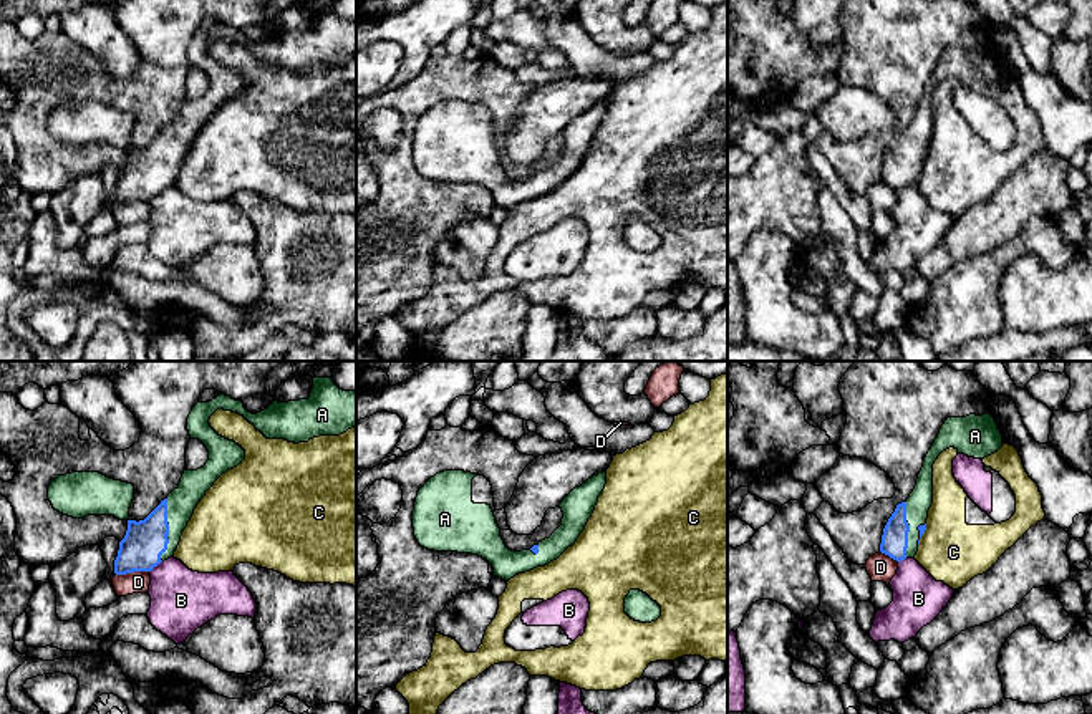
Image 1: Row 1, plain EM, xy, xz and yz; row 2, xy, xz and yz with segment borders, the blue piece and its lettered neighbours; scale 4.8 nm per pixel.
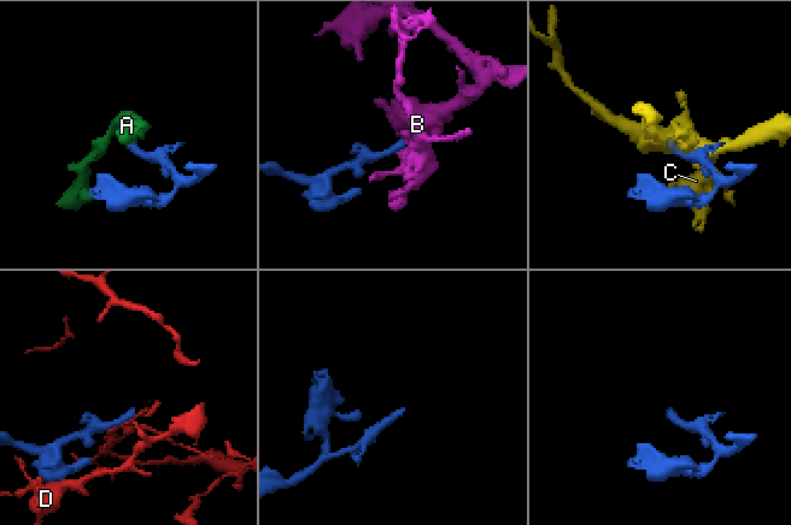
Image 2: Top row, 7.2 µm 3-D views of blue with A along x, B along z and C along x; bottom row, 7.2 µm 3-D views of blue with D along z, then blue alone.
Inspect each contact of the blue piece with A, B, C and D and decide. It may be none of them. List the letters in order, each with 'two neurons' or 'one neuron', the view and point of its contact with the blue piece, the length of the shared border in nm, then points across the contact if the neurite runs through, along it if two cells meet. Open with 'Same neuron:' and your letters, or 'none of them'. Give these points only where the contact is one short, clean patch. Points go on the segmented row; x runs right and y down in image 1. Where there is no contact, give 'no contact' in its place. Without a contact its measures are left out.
Same neuron: A
A: one neuron; meets blue in xy at (168, 530); contact 300 nm long
B: two neurons; meets blue in xy at (154, 565); contact 90 nm long
C: two neurons; meets blue in yz at (922, 534); contact 120 nm long
D: two neurons; meets blue in xy at (131, 572); contact 160 nm long

